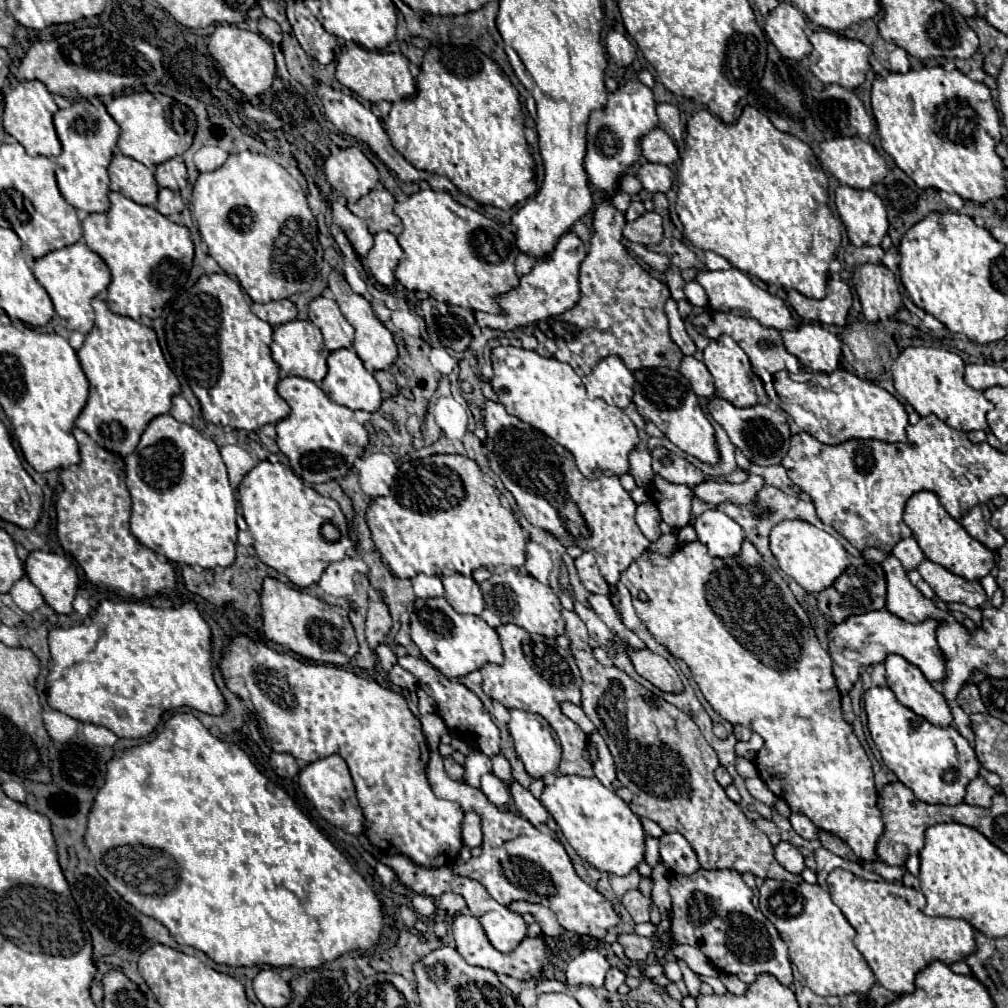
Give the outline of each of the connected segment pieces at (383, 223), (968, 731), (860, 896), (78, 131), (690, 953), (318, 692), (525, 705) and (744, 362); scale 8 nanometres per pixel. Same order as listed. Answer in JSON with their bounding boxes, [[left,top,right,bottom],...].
[[348,186,402,236],[952,706,974,744],[828,868,976,996],[54,100,120,212],[655,944,718,976],[220,636,464,868],[482,624,592,776],[704,336,758,406]]

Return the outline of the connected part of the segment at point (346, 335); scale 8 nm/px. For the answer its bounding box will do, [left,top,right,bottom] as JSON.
[310,298,354,352]

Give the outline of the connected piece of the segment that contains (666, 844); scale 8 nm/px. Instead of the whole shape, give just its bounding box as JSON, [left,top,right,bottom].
[660,834,700,874]

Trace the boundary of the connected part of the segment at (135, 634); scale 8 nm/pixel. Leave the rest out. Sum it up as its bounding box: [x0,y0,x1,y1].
[46,600,226,738]

